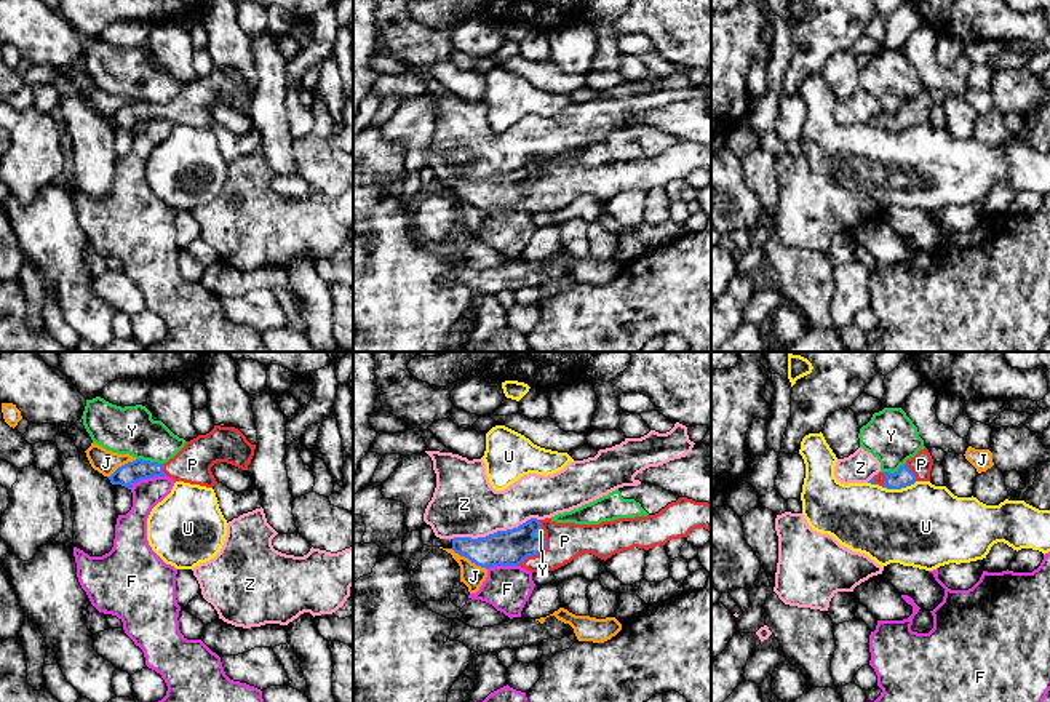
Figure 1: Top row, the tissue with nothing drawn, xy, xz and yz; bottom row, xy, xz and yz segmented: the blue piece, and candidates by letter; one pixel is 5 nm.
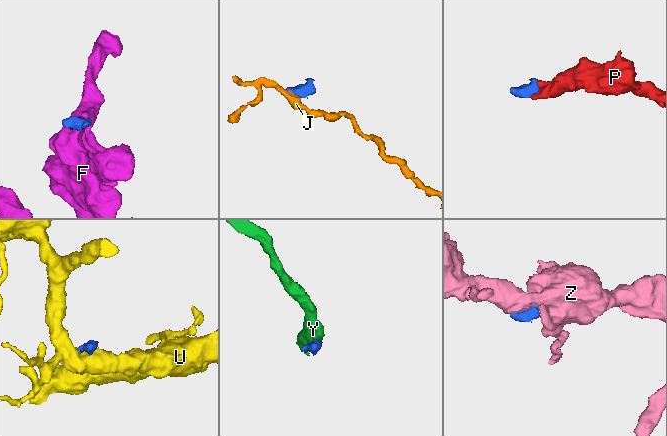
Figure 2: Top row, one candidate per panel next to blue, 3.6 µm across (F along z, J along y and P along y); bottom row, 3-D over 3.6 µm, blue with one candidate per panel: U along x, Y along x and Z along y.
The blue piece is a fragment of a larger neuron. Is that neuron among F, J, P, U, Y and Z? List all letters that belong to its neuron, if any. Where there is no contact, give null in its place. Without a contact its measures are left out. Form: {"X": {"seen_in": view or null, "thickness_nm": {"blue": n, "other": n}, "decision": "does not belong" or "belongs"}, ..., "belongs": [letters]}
{"F": {"seen_in": "xy", "thickness_nm": {"blue": 110, "other": 140}, "decision": "does not belong"}, "J": {"seen_in": "xz", "thickness_nm": {"blue": 180, "other": 120}, "decision": "does not belong"}, "P": {"seen_in": "xz", "thickness_nm": {"blue": 180, "other": 190}, "decision": "belongs"}, "U": {"seen_in": "yz", "thickness_nm": {"blue": 90, "other": 420}, "decision": "does not belong"}, "Y": {"seen_in": "xy", "thickness_nm": {"blue": 110, "other": 240}, "decision": "does not belong"}, "Z": {"seen_in": "xz", "thickness_nm": {"blue": 180, "other": 320}, "decision": "does not belong"}, "belongs": ["P"]}

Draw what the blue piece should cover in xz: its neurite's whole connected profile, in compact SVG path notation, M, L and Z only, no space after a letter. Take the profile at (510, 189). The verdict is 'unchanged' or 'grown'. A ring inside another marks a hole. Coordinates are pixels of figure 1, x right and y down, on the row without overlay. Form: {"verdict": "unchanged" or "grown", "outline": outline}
{"verdict": "grown", "outline": "M679 139L655 157L618 160L599 166L531 160L518 170L486 179L454 179L452 192L481 209L521 208L555 213L583 195L607 201L634 189L649 192L705 170L711 174L711 146Z"}

